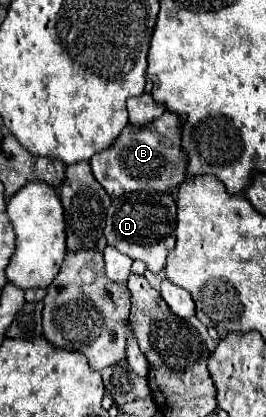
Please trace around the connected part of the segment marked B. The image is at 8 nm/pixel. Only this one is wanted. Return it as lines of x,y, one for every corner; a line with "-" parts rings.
165,111
163,117
155,119
143,129
127,125
115,139
115,143
95,155
89,165
95,179
103,185
109,197
121,197
129,191
175,191
183,183
187,165
187,157
179,149
179,119
173,113

